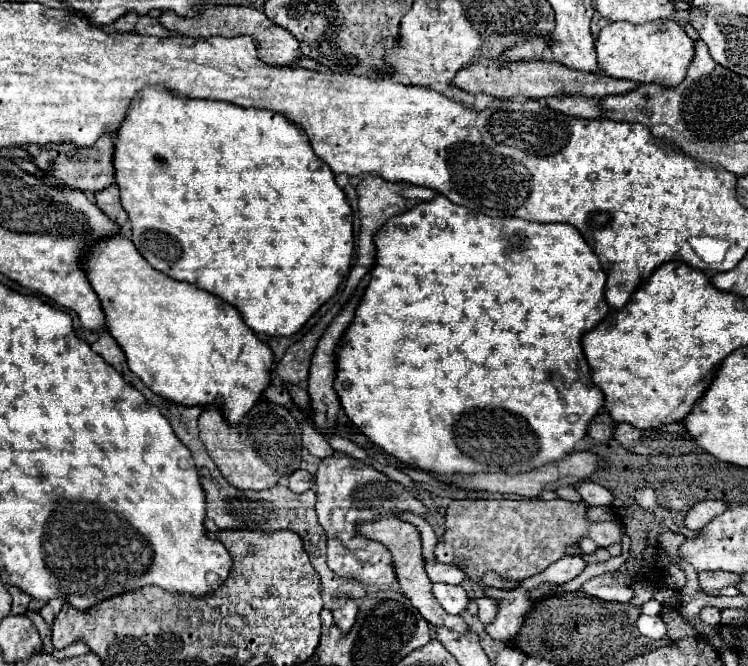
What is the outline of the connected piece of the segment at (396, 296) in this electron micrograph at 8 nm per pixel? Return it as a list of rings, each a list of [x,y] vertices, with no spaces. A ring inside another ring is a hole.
[[[438,194],[432,202],[420,202],[412,210],[394,216],[394,220],[388,220],[374,242],[378,248],[376,266],[370,272],[370,282],[356,310],[356,316],[336,348],[338,368],[334,390],[340,398],[340,404],[344,402],[348,420],[374,446],[382,448],[396,460],[442,476],[472,472],[520,474],[568,456],[576,442],[586,438],[590,420],[604,406],[600,388],[590,380],[590,368],[582,350],[582,336],[610,312],[604,300],[604,268],[600,268],[598,256],[592,252],[580,232],[570,224],[540,224],[522,218],[488,218],[464,206],[452,204],[446,196]],[[570,414],[578,414],[580,420],[570,422]]]

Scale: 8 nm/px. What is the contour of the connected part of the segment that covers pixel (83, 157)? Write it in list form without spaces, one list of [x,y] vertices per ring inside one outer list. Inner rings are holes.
[[[102,136],[96,146],[92,148],[78,148],[78,146],[64,146],[64,144],[50,144],[50,146],[36,146],[30,144],[26,150],[34,156],[34,164],[48,176],[54,176],[60,184],[68,184],[72,188],[80,188],[84,192],[98,192],[114,184],[114,142],[110,136]]]

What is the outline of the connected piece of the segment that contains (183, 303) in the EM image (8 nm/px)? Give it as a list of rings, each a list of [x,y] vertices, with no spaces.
[[[124,236],[106,238],[90,250],[84,264],[88,280],[98,294],[108,320],[108,332],[126,352],[128,368],[158,396],[184,406],[214,406],[222,412],[228,424],[240,420],[260,402],[270,386],[270,368],[274,354],[252,328],[244,324],[238,308],[204,292],[192,284],[170,280],[166,274],[154,270],[134,244]]]

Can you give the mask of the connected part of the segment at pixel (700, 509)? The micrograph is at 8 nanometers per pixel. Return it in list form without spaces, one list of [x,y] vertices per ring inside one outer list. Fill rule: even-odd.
[[[704,500],[704,502],[698,502],[688,512],[684,524],[690,530],[702,530],[712,518],[716,518],[718,514],[722,514],[724,508],[728,508],[728,504],[726,502],[720,502],[720,500]]]

